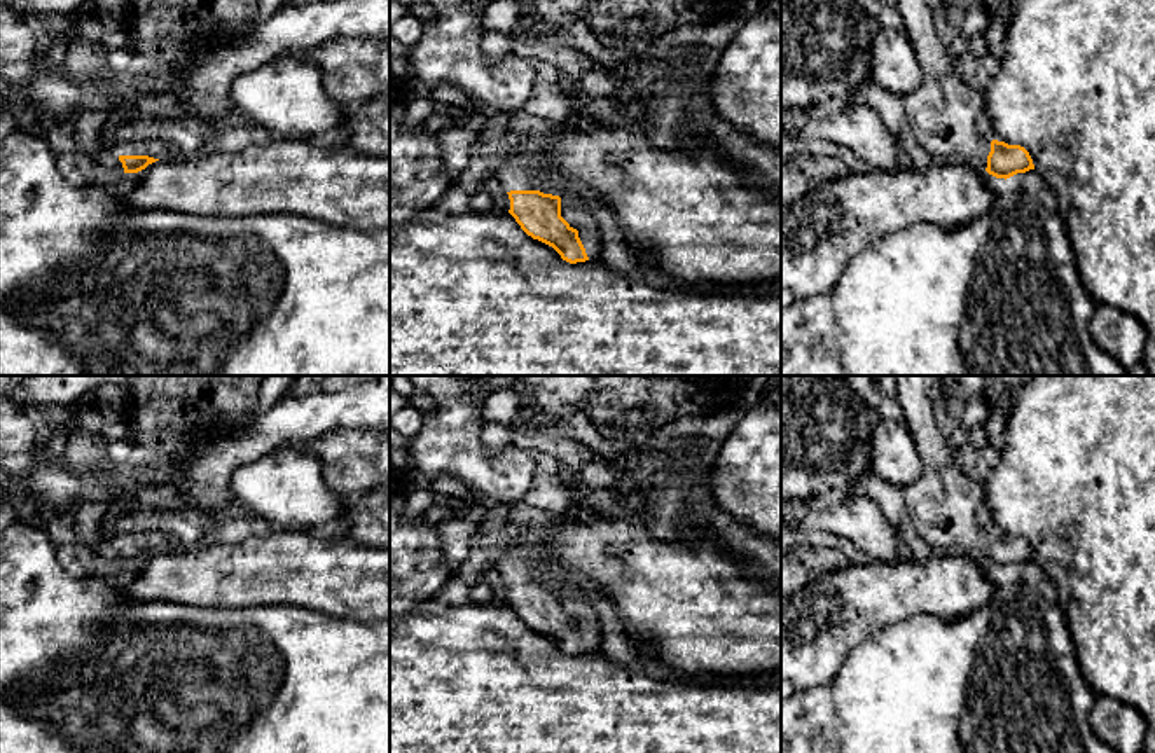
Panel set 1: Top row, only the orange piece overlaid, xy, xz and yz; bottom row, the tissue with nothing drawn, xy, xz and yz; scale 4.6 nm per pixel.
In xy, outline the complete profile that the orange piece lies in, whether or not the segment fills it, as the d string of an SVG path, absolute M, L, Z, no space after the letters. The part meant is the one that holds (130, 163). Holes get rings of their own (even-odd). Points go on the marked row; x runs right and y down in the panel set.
M115 140L108 150L122 164L124 173L138 173L171 154L171 149L161 140Z

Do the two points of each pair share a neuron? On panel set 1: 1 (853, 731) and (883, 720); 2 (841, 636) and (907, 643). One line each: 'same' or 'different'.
1: same
2: different

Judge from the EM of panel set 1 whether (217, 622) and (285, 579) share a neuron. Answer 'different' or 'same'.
different

